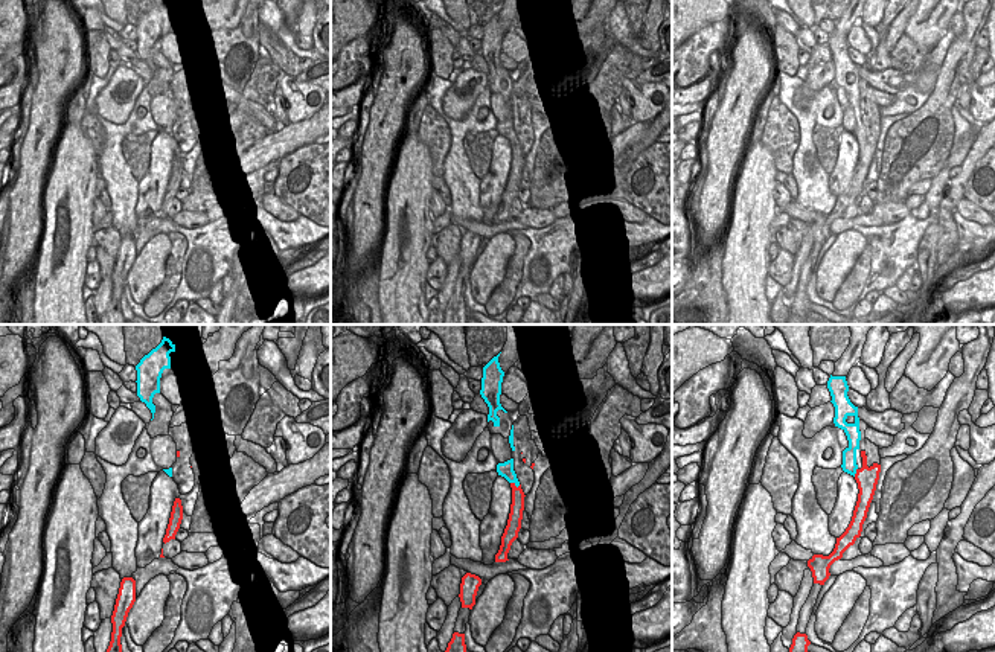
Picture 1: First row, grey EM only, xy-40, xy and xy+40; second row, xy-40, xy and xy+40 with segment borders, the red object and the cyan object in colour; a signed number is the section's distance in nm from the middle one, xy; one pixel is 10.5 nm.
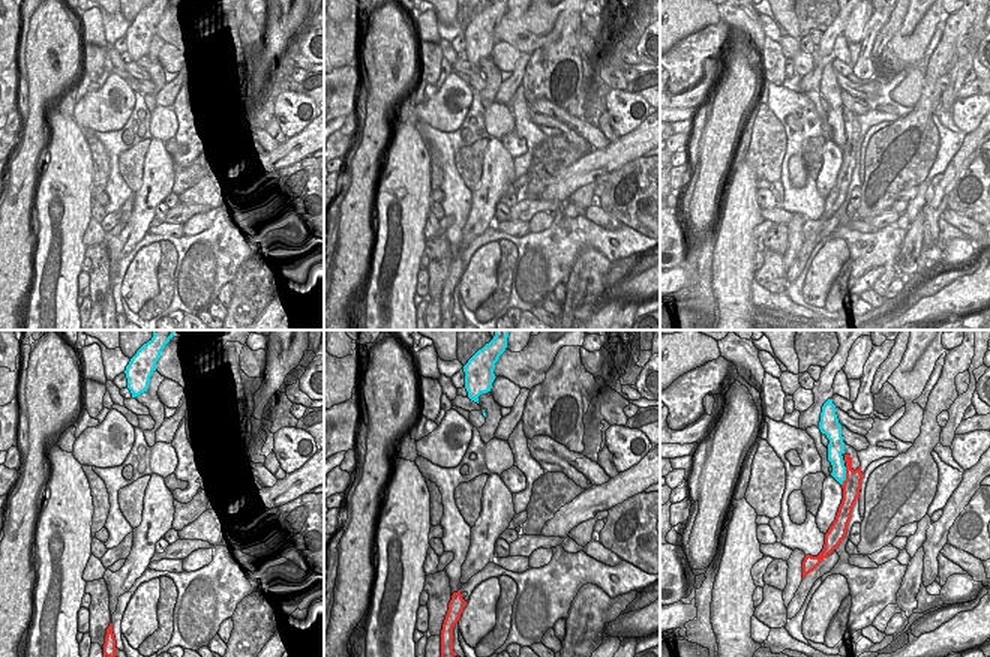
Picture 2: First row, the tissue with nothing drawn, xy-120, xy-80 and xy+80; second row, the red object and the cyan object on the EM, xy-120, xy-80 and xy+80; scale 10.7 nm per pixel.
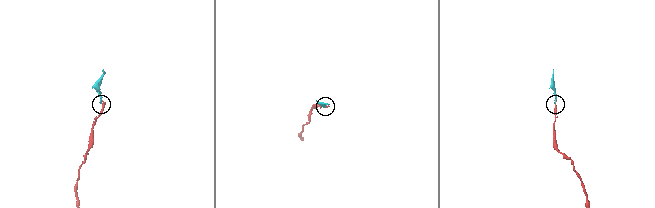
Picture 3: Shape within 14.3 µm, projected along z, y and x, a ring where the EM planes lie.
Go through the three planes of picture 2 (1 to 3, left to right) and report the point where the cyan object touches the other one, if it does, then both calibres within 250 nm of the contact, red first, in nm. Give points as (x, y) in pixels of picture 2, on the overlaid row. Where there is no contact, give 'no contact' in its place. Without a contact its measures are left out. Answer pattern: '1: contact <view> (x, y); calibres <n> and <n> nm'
1: no contact
2: no contact
3: contact xy+80 (846, 476); calibres 190 and 160 nm

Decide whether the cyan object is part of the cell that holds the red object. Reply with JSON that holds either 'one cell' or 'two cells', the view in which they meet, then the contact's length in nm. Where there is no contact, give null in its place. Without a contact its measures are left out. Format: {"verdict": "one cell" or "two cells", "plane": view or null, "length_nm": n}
{"verdict": "two cells", "plane": "xy", "length_nm": 120}

